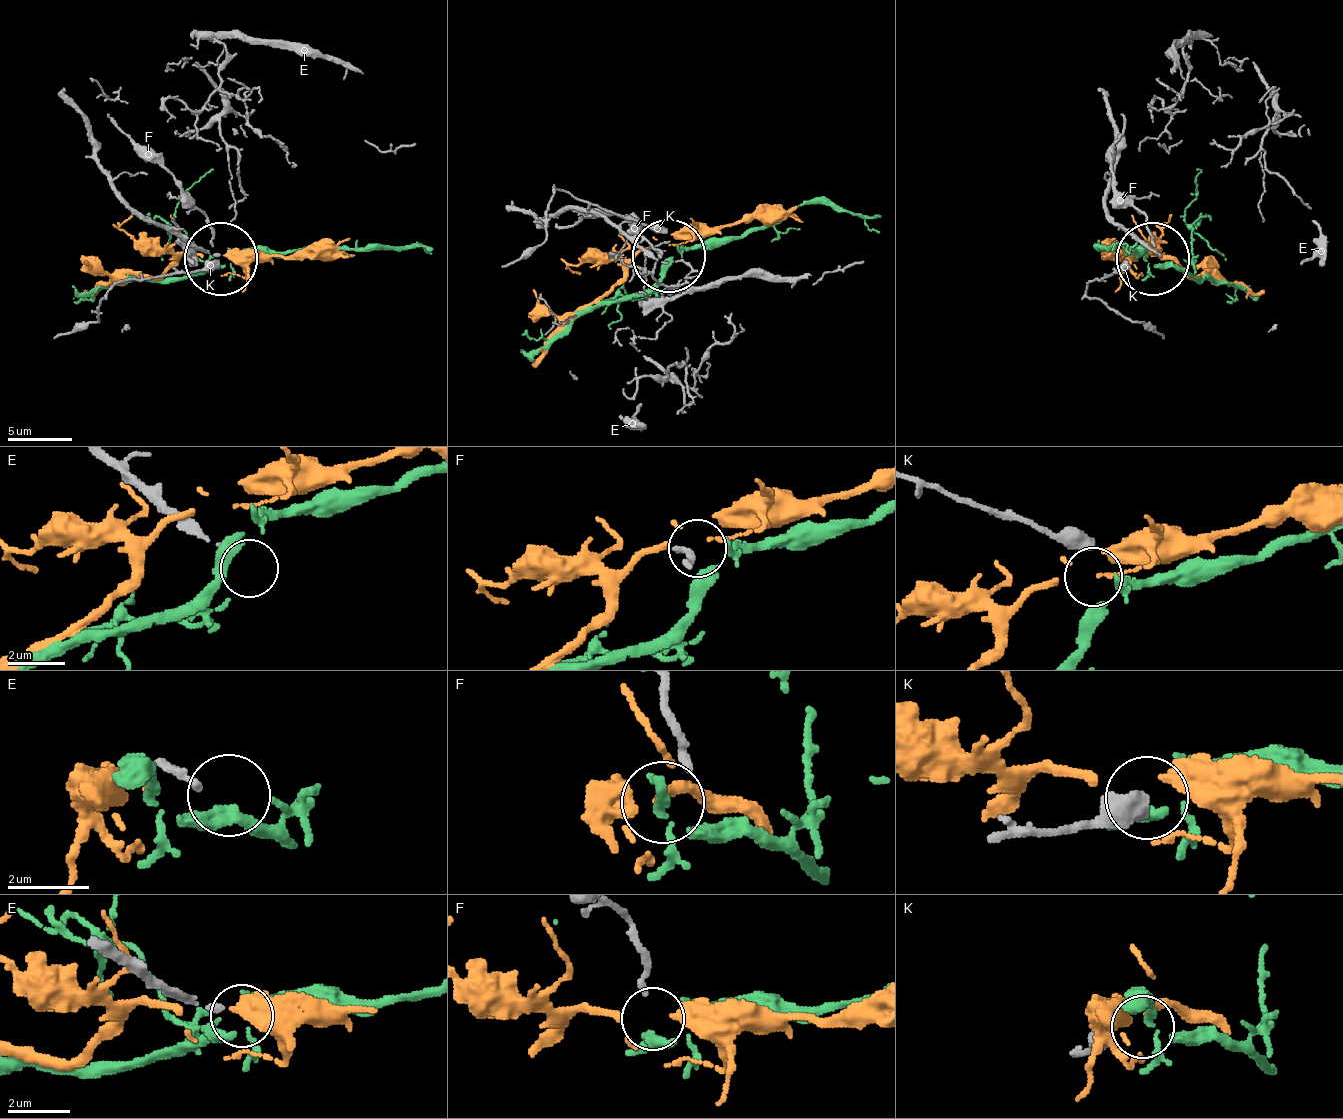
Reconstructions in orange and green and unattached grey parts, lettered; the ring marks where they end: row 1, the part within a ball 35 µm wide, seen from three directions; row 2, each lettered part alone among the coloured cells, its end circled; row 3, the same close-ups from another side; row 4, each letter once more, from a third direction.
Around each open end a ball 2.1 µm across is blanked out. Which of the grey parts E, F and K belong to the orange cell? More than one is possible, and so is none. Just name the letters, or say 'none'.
none

